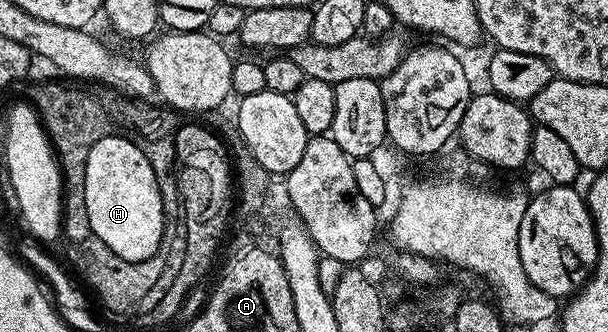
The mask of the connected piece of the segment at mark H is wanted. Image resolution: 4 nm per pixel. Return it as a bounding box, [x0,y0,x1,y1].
[83,135,164,262]

